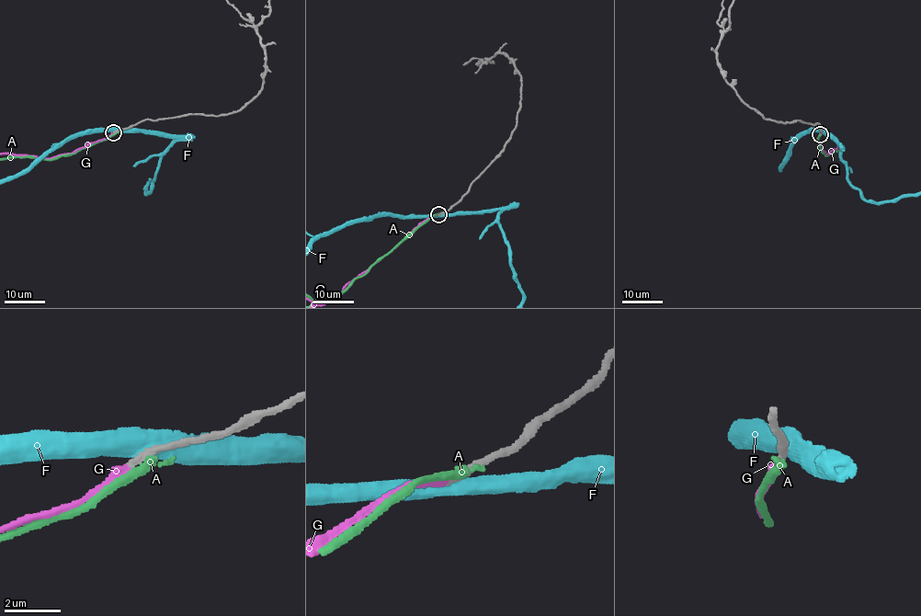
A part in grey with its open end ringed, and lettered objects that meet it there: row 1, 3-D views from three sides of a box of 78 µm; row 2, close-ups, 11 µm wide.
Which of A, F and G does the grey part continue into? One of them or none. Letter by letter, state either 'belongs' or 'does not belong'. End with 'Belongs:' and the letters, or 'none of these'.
A: does not belong
F: does not belong
G: belongs
Belongs: G

